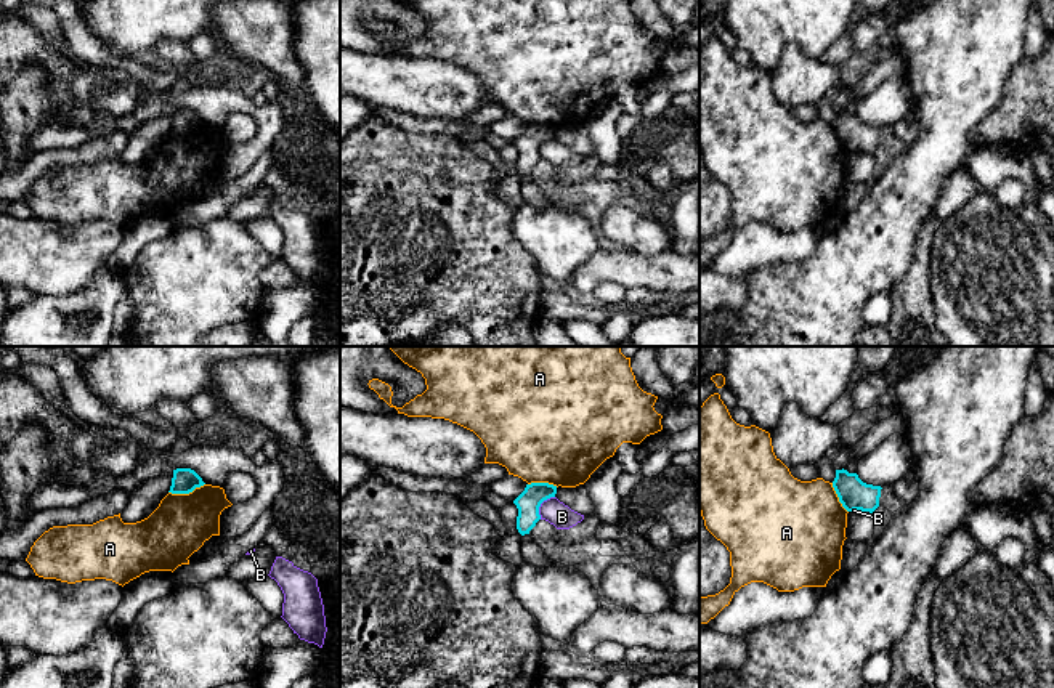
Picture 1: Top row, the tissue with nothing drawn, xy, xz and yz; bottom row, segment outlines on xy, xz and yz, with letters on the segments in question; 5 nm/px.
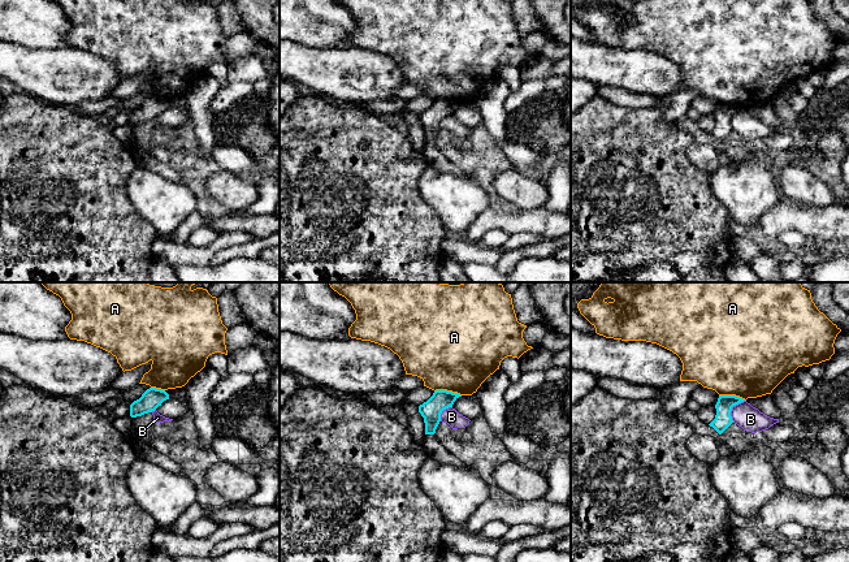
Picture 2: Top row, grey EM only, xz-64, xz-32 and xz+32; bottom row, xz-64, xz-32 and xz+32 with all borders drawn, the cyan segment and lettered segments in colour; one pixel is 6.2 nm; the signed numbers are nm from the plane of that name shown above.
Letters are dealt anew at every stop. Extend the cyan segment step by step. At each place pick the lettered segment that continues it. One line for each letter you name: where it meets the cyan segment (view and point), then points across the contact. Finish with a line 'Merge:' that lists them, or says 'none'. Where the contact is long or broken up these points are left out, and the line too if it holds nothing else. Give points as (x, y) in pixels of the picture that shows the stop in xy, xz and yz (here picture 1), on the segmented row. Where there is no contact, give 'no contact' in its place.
Merge: none

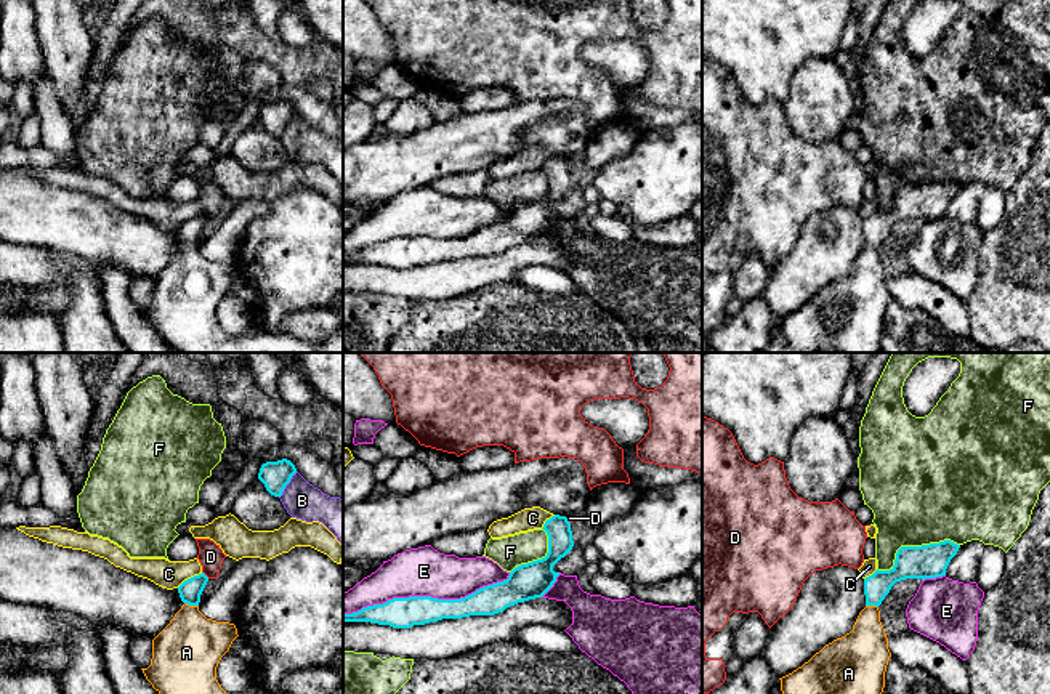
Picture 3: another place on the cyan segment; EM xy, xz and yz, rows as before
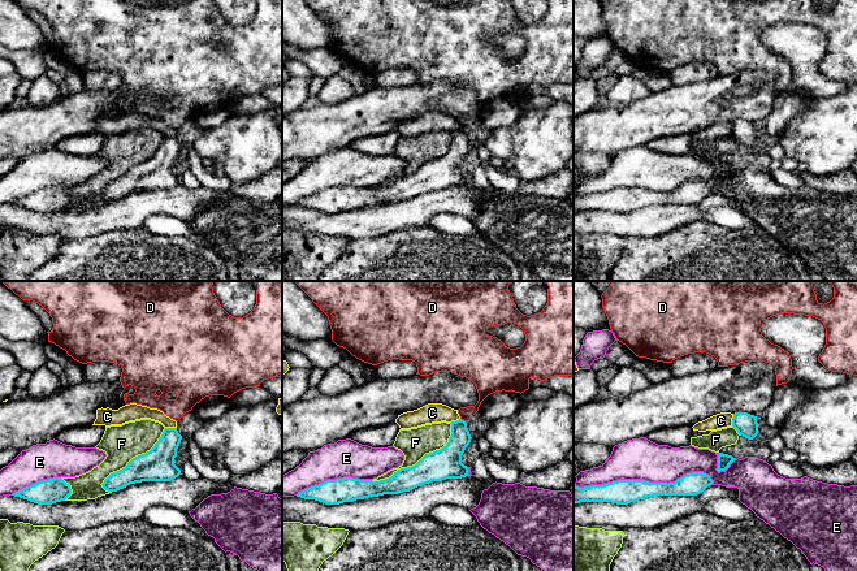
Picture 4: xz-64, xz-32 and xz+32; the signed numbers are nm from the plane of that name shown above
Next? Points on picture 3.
A: contact xy (191, 605); way xy (189, 590), (191, 605), (186, 653)
Merge: A

